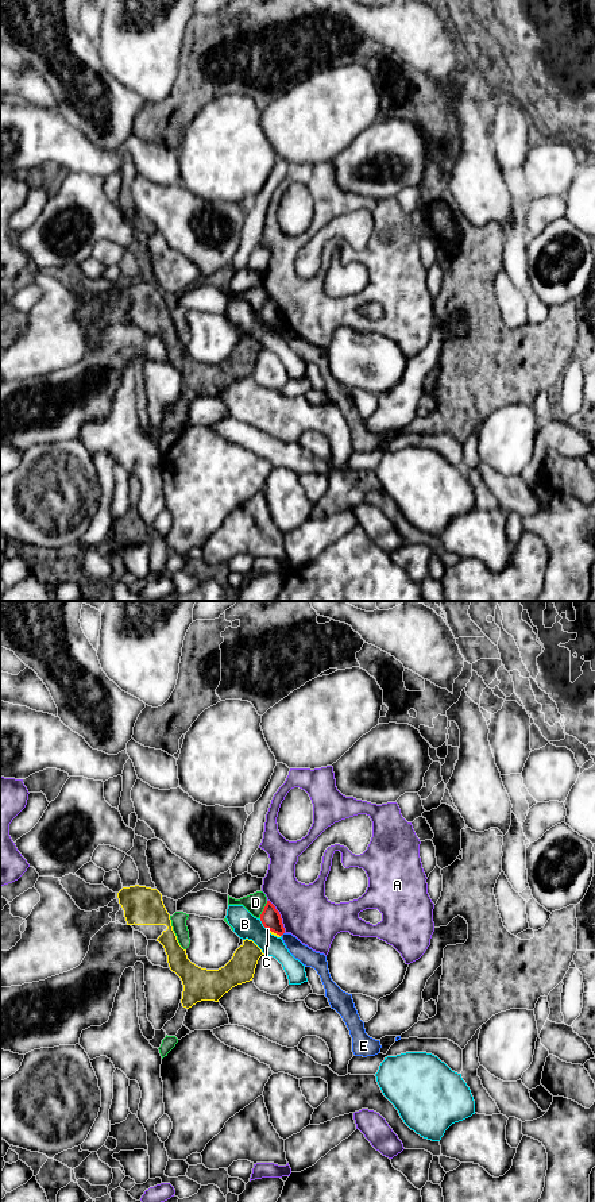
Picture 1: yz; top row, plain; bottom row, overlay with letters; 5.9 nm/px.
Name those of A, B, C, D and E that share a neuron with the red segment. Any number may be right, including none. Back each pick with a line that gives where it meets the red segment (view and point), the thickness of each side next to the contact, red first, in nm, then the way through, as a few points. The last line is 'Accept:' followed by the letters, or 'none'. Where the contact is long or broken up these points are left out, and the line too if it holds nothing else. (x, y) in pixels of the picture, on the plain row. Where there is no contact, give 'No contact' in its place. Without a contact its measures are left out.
Accept: none

